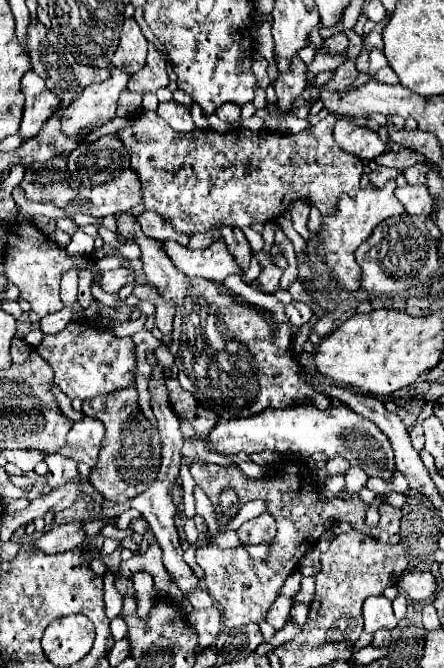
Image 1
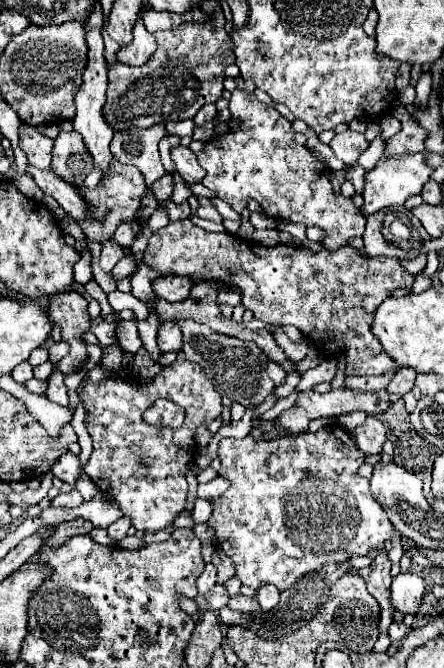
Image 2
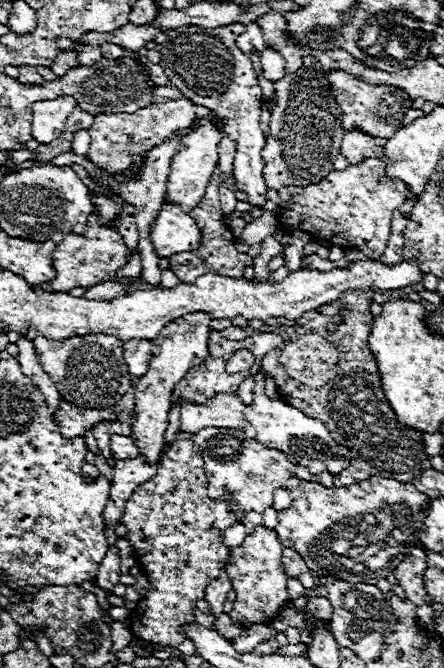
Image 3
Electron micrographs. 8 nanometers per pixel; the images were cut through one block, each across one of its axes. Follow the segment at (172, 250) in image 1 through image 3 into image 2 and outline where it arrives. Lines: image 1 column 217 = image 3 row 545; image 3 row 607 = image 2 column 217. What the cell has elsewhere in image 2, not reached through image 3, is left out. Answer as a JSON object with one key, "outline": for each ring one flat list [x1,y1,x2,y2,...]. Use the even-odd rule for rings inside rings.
{"outline":[[188,218,180,222,170,222,166,228,156,230,150,240,148,248,144,252,144,264,138,266,138,272,130,276,132,282,132,294,146,304,157,298,150,288,150,282,158,276,178,274,188,276,194,282,220,282,222,288,236,288,242,296,244,308,254,312,254,318,262,322,272,324,292,324,302,334,314,340,314,344,320,344,320,348,326,350,326,354,338,354,338,350,346,356,346,376,382,376,396,368,396,362,386,354,380,340,370,332,372,316,376,308,388,298,396,288,410,288,414,284,414,276,408,274,398,260,392,258,366,258,356,248,344,246,336,252,320,250,312,252,304,246,286,246,276,244,272,248,258,246,254,242,246,242,234,234,228,232,208,232,198,226,194,226]]}

